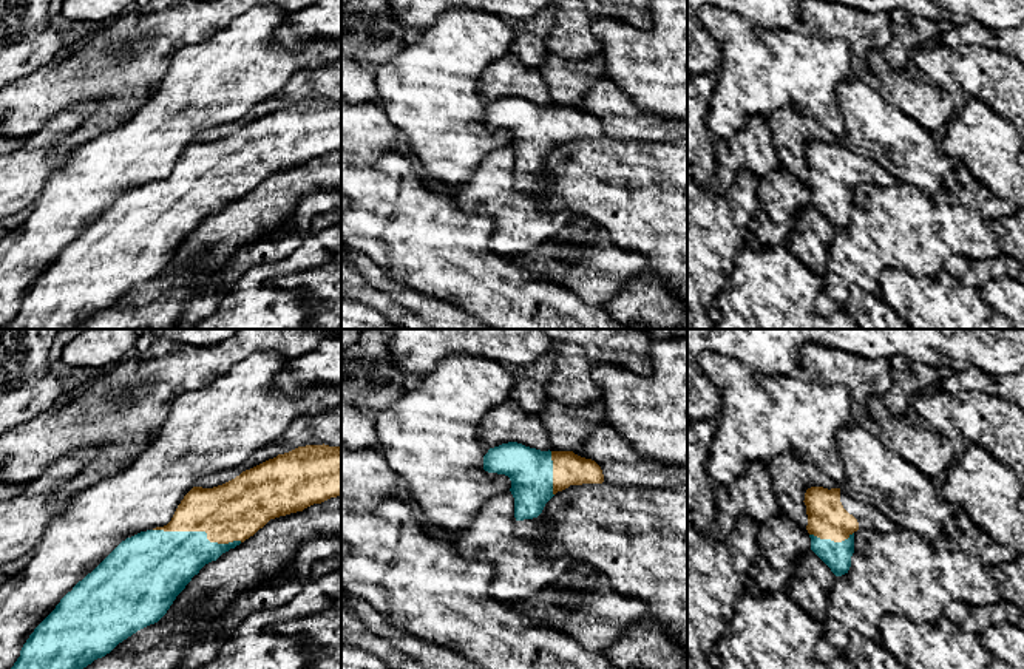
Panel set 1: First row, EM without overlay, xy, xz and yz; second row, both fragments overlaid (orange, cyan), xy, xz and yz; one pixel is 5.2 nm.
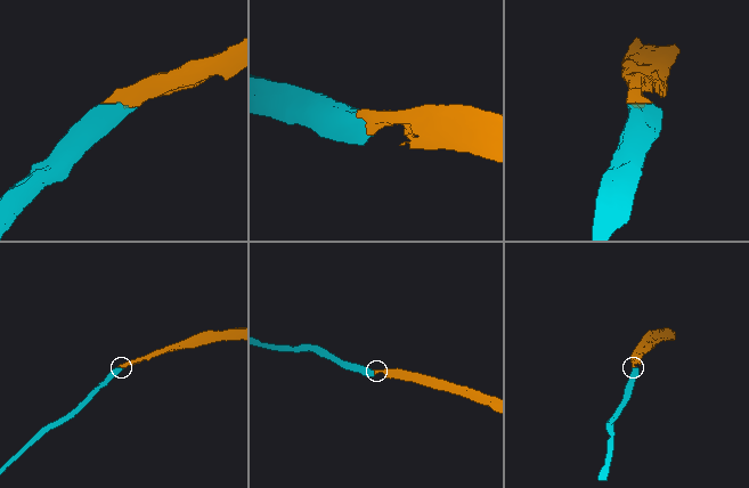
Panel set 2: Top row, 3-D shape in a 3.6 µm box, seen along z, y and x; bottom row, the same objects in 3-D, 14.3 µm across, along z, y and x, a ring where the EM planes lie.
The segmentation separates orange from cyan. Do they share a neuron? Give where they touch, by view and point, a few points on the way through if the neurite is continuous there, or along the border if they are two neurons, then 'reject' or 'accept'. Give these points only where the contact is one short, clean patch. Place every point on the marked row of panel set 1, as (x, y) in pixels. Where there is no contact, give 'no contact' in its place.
xy (200, 530) | accept

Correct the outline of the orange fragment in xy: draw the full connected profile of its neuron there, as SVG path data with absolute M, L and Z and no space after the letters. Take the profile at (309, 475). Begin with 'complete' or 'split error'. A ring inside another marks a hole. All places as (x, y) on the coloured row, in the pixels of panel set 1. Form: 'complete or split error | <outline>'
split error | M306 445L278 454L235 479L213 487L193 487L164 527L141 531L122 541L91 573L68 592L56 609L34 629L11 669L83 669L110 654L119 643L137 630L158 623L176 596L199 570L235 548L270 519L303 511L331 498L341 496L341 447Z

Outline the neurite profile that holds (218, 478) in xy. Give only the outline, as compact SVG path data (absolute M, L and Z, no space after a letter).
M241 465L235 467L235 468L227 468L227 470L221 470L221 471L215 471L205 476L201 476L196 482L195 487L202 487L202 488L213 488L218 485L222 485L232 479L235 479L236 476L239 476L244 471L244 468Z

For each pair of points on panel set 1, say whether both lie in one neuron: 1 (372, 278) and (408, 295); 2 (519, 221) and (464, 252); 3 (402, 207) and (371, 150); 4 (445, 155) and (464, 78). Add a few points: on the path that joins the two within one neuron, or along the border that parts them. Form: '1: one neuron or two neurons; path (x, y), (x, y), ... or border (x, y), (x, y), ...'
1: one neuron; path (382, 281), (399, 292)
2: two neurons; border (467, 210), (491, 220), (488, 246), (508, 257)
3: two neurons; border (393, 152), (386, 152), (374, 159), (357, 156)
4: one neuron; path (445, 136), (445, 96)

